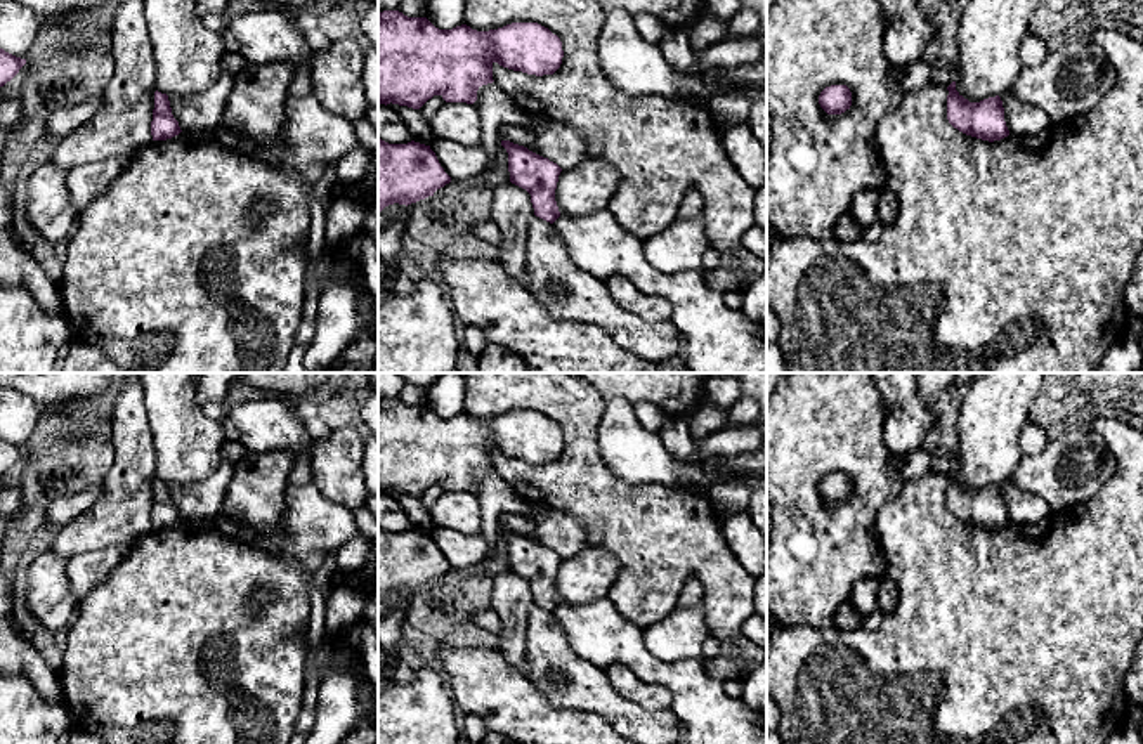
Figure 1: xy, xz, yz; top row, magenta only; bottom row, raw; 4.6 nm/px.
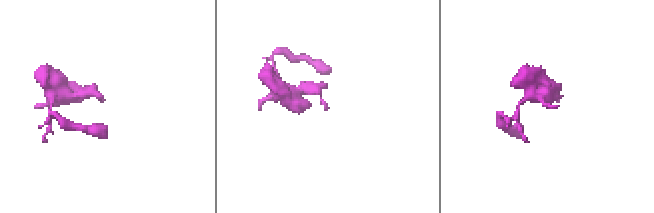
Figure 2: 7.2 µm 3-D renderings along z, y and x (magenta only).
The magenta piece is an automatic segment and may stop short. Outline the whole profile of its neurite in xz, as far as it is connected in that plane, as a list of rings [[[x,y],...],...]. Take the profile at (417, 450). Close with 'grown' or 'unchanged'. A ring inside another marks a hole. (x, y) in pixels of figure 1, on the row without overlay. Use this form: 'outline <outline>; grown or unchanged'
outline [[[399,399],[378,401],[378,493],[420,498],[434,484],[446,491],[477,489],[477,479],[493,472],[493,453],[527,463],[553,463],[562,453],[562,430],[538,411],[512,411],[477,420],[467,413],[439,418],[427,406],[408,406]]]; unchanged

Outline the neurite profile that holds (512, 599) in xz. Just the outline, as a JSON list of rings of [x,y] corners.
[[[500,572],[493,578],[494,588],[491,597],[491,609],[500,616],[503,631],[501,654],[505,659],[519,669],[522,675],[527,673],[527,612],[534,605],[534,597],[531,591],[531,583],[512,572]]]

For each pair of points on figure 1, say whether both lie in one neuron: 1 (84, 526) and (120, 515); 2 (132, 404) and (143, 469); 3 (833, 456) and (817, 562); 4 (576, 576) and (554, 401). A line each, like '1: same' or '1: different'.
1: same
2: same
3: same
4: different

